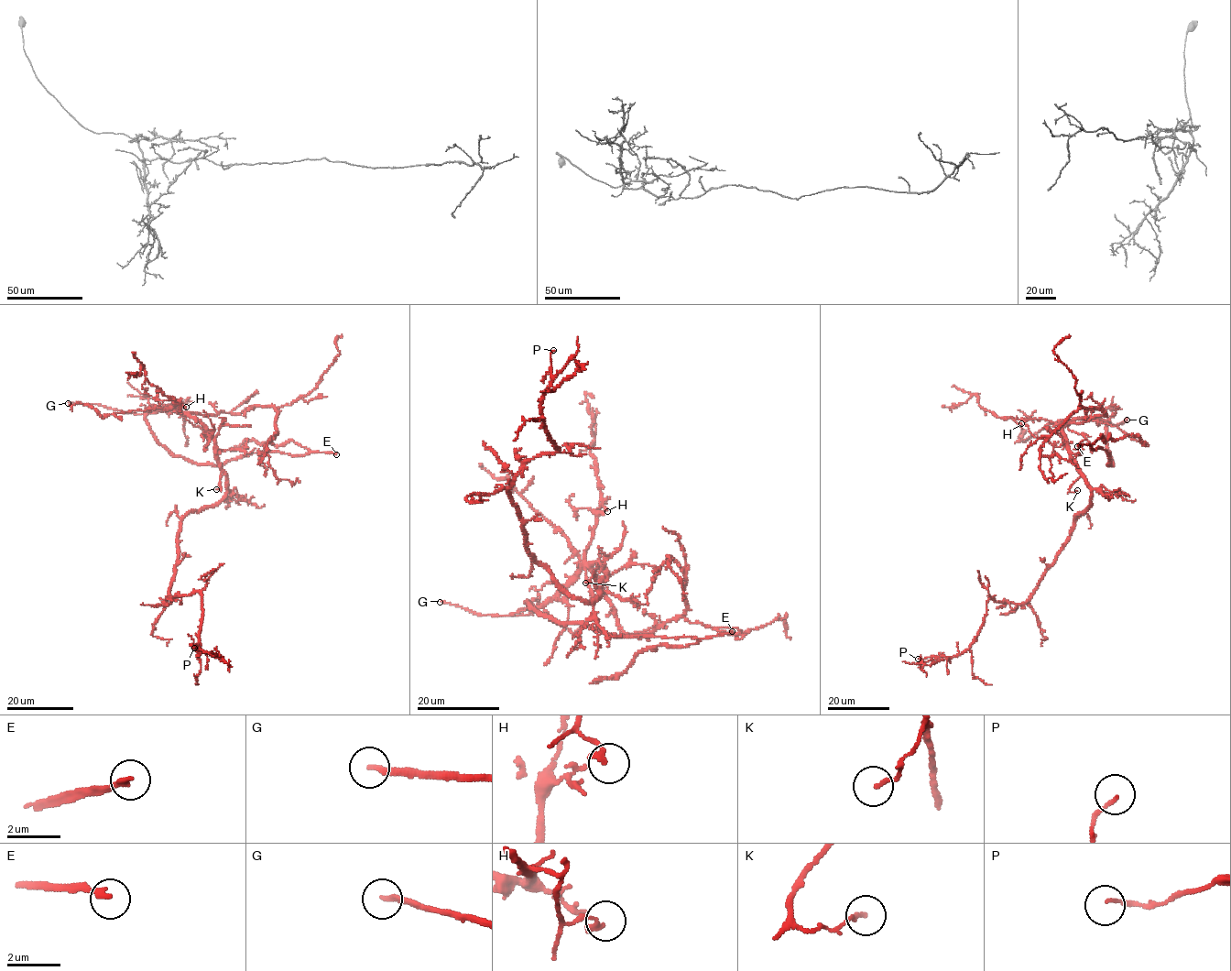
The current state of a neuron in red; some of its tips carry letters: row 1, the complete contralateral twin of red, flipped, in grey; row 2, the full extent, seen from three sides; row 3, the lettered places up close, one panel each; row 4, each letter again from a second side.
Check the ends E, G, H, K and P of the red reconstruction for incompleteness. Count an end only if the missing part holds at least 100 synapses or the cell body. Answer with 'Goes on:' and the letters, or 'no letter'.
Goes on: E, G

